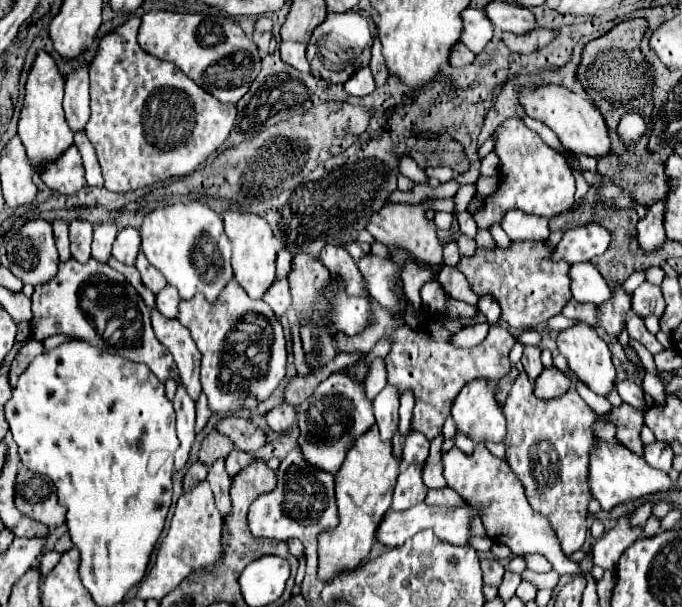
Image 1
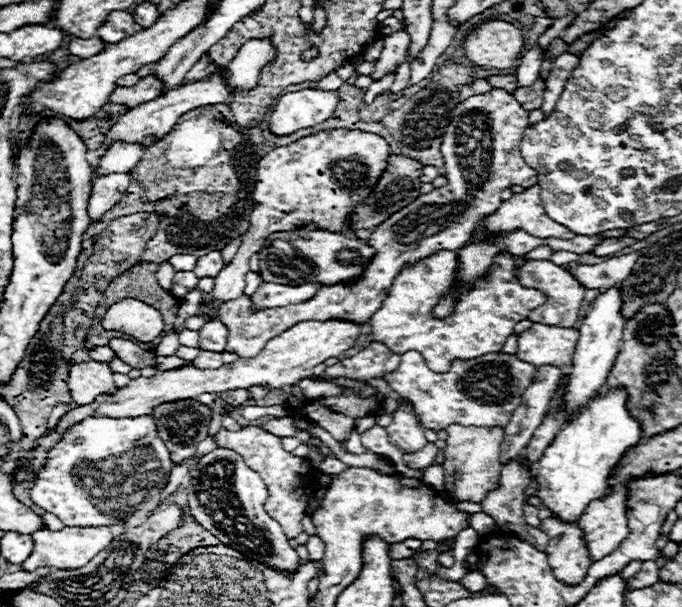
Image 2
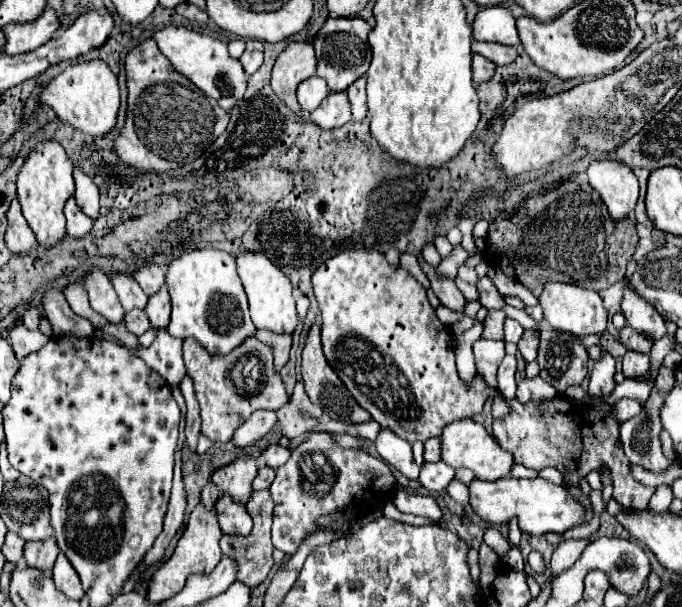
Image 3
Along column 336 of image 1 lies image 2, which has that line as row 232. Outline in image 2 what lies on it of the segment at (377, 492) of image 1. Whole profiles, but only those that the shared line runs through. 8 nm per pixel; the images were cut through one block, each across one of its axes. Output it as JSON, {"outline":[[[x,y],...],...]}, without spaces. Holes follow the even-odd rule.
{"outline":[[[538,186],[526,188],[524,192],[514,194],[510,200],[504,200],[502,206],[500,206],[494,214],[486,216],[486,218],[476,226],[476,230],[472,232],[472,236],[470,236],[468,242],[484,242],[484,240],[488,240],[488,238],[498,236],[500,232],[510,232],[510,230],[524,230],[524,232],[532,234],[534,238],[560,238],[560,240],[570,240],[570,238],[576,236],[574,232],[566,230],[562,224],[550,220],[550,218],[544,214]]]}

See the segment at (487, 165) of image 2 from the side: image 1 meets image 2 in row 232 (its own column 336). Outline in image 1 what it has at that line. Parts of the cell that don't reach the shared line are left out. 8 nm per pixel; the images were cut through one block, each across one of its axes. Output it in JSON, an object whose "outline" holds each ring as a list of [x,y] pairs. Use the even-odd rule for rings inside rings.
{"outline":[[[340,370],[330,378],[320,382],[316,392],[298,408],[298,428],[300,428],[300,450],[304,458],[322,470],[332,474],[342,466],[348,448],[374,424],[372,402],[366,398],[364,384],[356,380],[354,372]]]}

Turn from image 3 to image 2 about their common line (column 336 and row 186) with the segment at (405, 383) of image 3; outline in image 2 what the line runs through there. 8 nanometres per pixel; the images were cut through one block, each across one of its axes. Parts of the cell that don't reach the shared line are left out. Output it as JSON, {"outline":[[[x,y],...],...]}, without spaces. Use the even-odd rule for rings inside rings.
{"outline":[[[340,128],[306,136],[290,146],[280,146],[278,150],[262,156],[256,168],[250,228],[242,236],[242,246],[232,262],[216,276],[216,286],[212,290],[216,308],[226,300],[244,294],[244,276],[250,272],[248,260],[252,254],[260,252],[262,246],[266,246],[266,238],[270,234],[290,232],[310,222],[326,230],[348,232],[352,208],[368,198],[370,190],[386,170],[388,158],[390,146],[382,136]]]}

